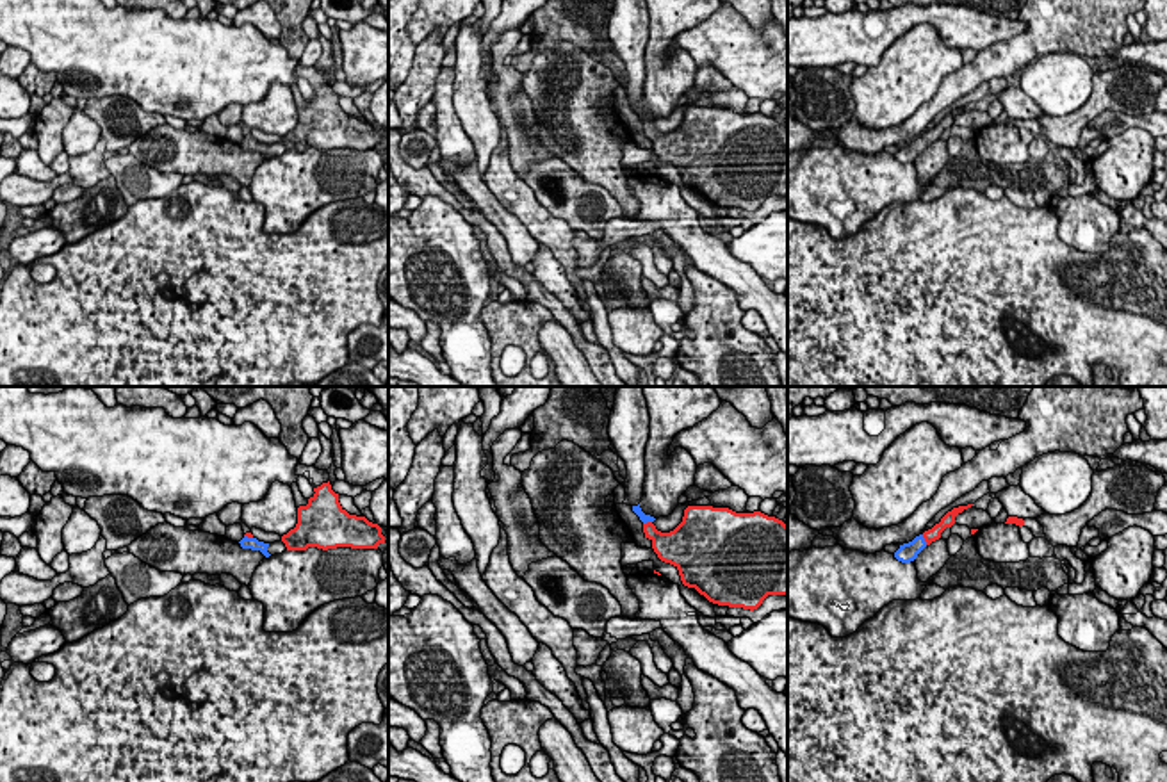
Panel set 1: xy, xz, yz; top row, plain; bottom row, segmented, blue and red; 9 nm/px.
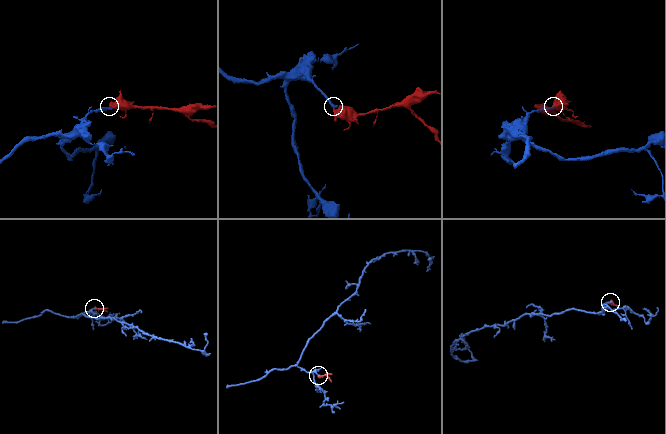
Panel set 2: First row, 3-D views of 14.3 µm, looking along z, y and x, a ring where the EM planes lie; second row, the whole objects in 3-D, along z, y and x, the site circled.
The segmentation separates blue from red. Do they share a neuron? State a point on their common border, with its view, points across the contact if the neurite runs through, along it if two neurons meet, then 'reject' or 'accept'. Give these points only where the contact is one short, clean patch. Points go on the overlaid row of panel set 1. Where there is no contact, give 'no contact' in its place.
yz (923, 540) | accept

